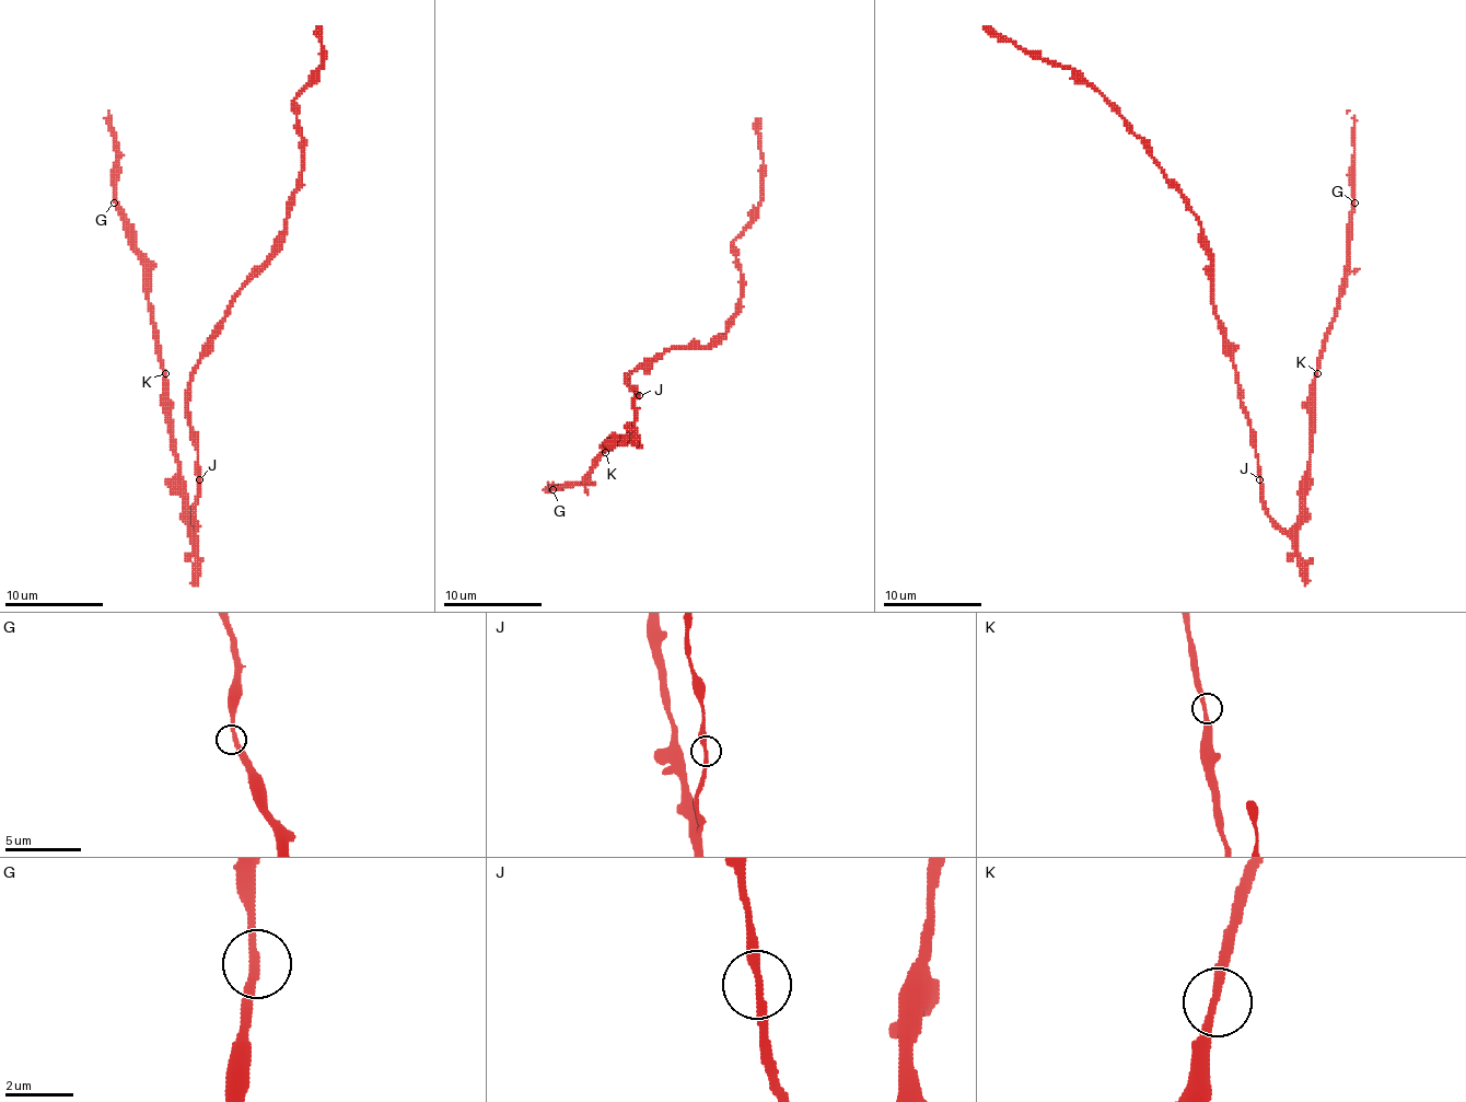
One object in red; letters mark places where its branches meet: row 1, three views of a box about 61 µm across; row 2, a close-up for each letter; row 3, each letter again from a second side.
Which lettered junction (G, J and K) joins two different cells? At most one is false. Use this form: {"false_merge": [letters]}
{"false_merge": []}

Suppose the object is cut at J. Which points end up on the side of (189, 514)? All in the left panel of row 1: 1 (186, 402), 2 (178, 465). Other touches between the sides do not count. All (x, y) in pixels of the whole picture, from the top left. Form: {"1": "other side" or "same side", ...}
{"1": "other side", "2": "same side"}

